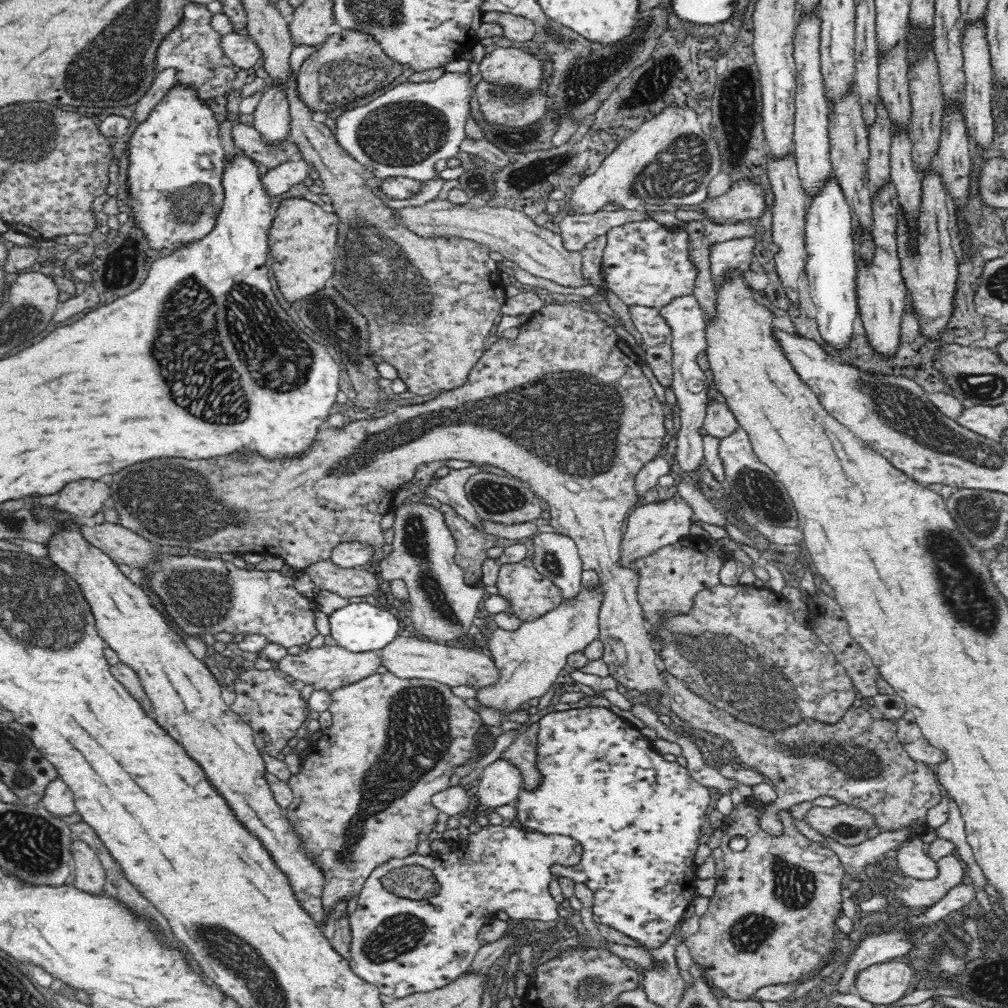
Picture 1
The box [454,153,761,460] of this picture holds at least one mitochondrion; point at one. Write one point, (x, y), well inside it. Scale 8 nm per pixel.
(517, 180)

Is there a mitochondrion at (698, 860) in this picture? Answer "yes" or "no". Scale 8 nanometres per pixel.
no

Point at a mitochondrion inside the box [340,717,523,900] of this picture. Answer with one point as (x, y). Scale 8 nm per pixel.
(406, 885)

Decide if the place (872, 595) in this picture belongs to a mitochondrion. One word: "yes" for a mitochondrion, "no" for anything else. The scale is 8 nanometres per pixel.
no

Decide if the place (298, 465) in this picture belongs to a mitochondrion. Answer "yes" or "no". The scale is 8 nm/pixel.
no

